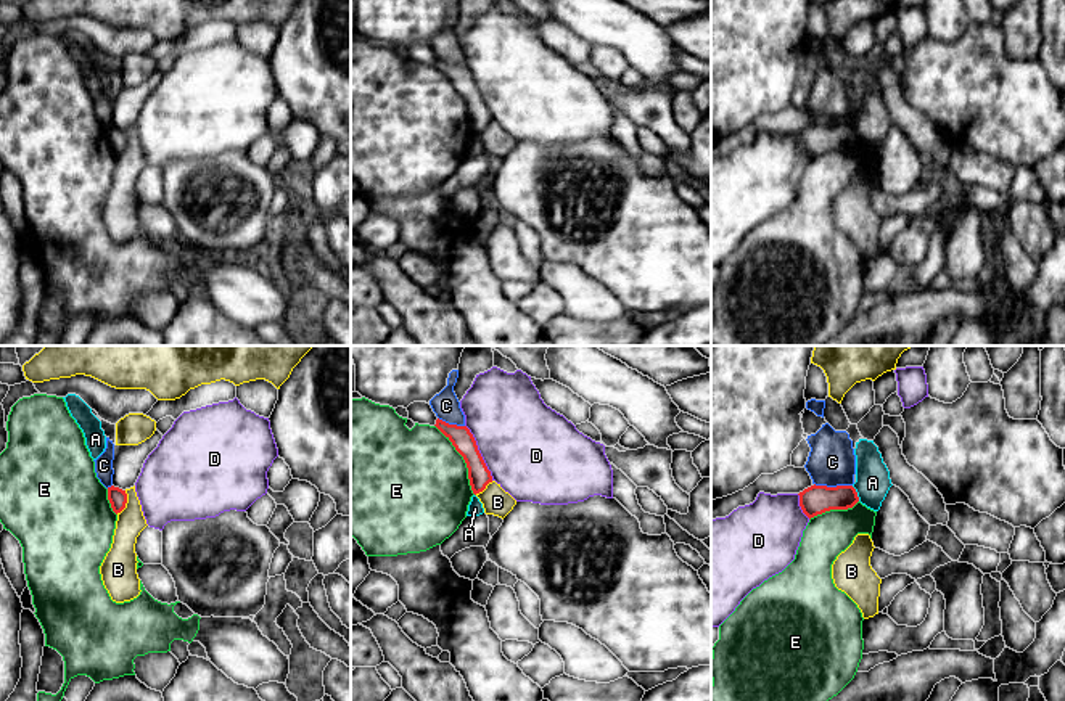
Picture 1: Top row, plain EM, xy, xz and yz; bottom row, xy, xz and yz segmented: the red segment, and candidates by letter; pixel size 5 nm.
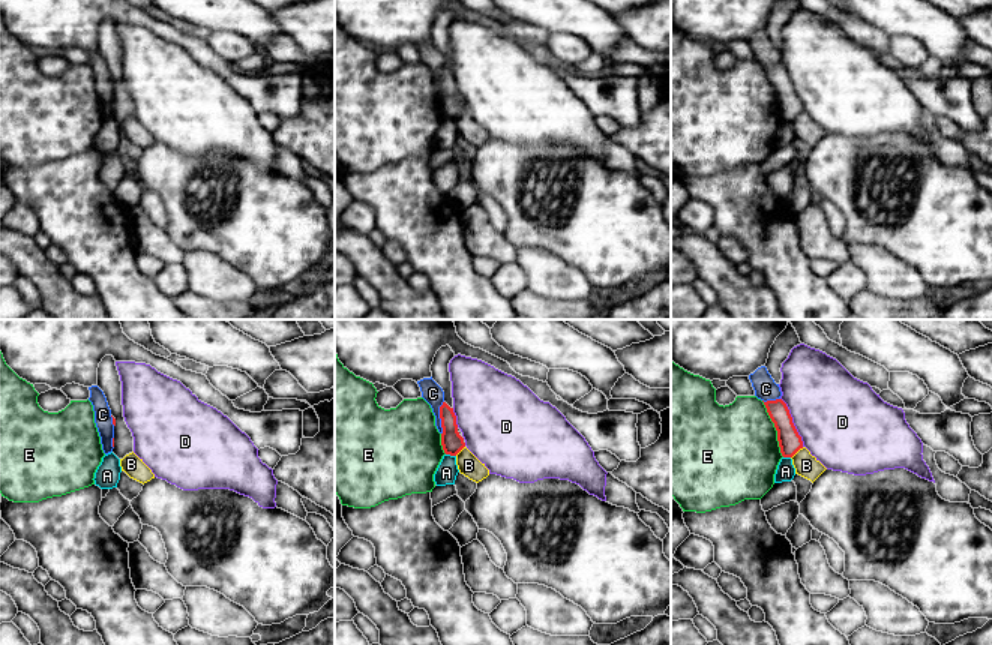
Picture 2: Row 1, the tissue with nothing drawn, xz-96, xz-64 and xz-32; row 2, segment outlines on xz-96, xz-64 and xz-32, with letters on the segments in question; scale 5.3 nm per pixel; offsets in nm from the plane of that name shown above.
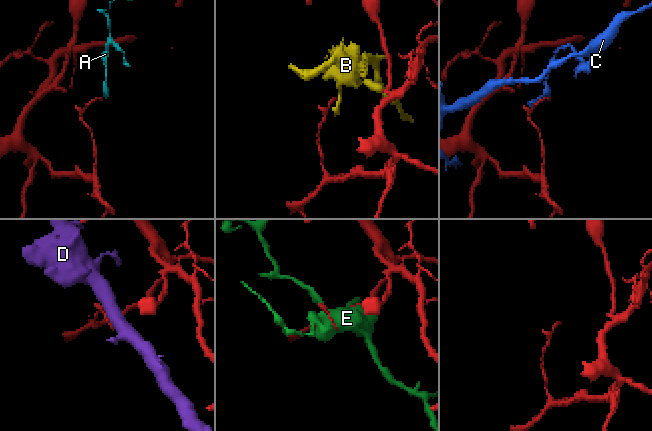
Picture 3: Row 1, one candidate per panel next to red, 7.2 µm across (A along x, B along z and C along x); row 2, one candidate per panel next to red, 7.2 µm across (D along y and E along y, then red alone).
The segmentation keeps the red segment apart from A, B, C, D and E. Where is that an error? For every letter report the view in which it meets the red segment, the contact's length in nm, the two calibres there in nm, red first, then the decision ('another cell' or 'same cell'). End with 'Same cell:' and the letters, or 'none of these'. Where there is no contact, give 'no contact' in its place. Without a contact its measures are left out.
A: meets red in yz; contact 90 nm long; 150 nm thick on the red side, 180 nm on the other; another cell
B: meets red in xy; contact 130 nm long; 90 nm thick on the red side, 140 nm on the other; another cell
C: meets red in yz; contact 190 nm long; 150 nm thick on the red side, 240 nm on the other; another cell
D: meets red in xz; contact 320 nm long; 110 nm thick on the red side, 460 nm on the other; another cell
E: meets red in xz; contact 400 nm long; 110 nm thick on the red side, 480 nm on the other; another cell
Same cell: none of these

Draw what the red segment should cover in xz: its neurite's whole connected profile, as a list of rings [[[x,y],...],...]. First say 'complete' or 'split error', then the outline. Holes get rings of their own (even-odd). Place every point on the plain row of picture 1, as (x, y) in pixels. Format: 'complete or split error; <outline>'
complete; [[[436,59],[434,64],[455,87],[455,90],[463,96],[468,108],[468,119],[473,133],[479,133],[492,122],[491,111],[487,109],[476,80],[467,66],[449,64],[442,59]]]

